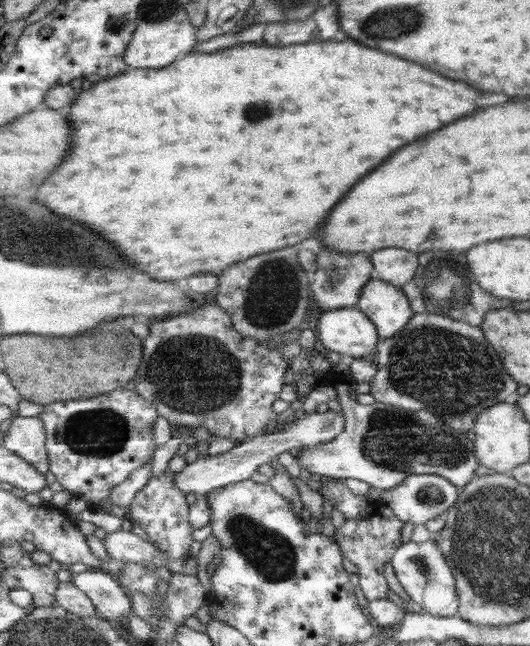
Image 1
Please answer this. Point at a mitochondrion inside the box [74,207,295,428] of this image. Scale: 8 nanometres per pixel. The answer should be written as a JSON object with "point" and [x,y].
{"point":[195,374]}

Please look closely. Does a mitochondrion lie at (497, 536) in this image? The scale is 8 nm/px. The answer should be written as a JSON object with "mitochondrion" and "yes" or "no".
{"mitochondrion":"yes"}

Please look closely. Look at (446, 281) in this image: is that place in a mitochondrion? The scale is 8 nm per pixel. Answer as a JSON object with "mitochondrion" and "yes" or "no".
{"mitochondrion":"yes"}

